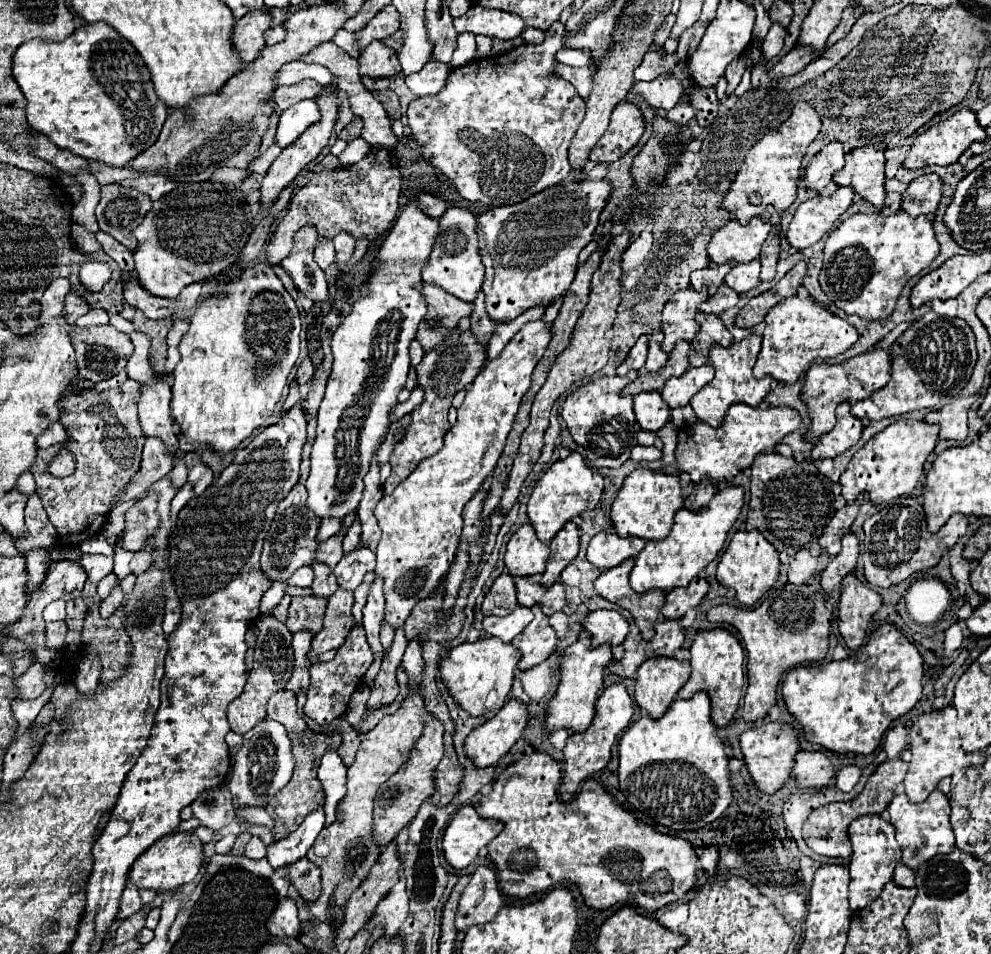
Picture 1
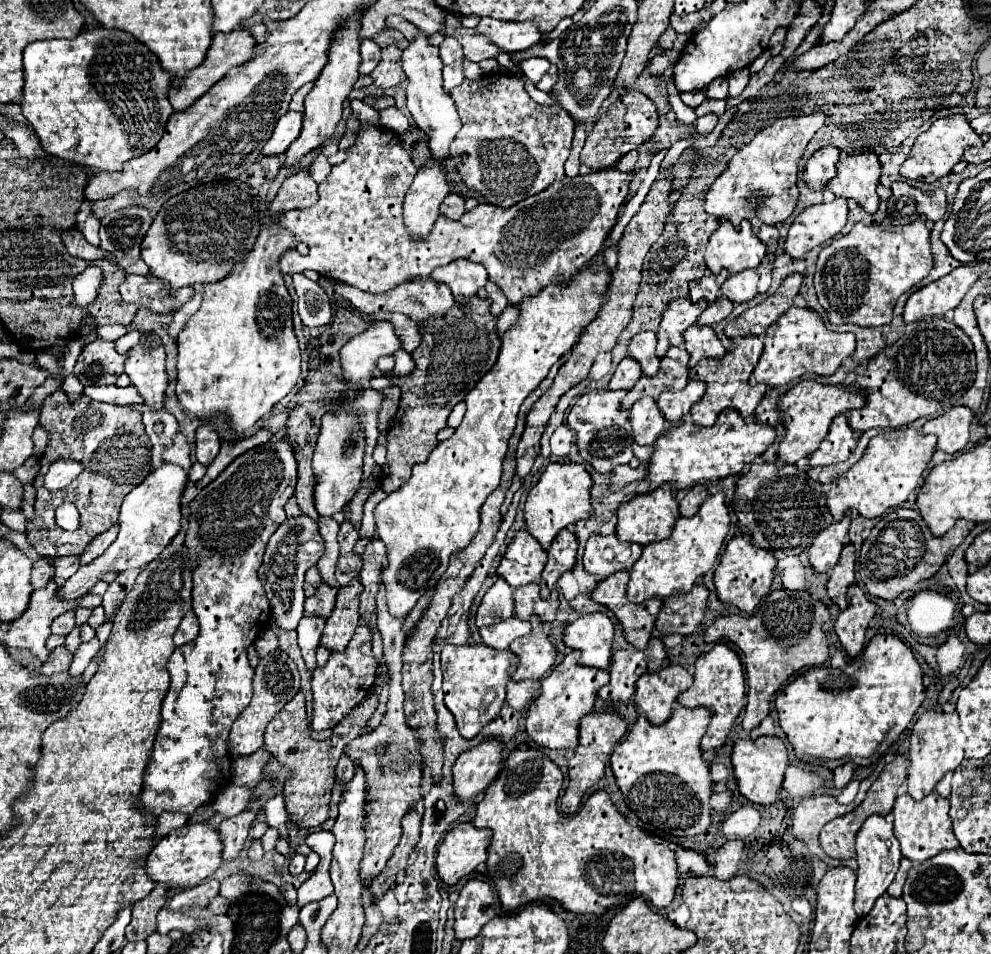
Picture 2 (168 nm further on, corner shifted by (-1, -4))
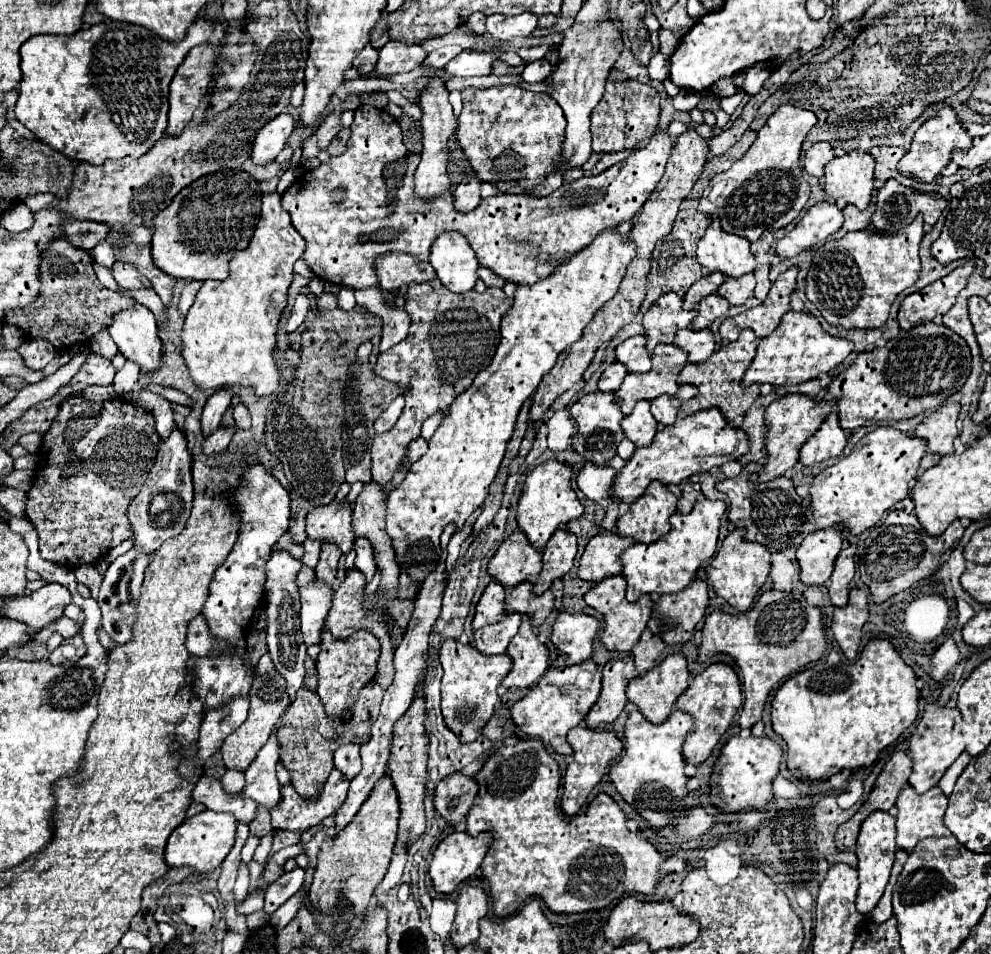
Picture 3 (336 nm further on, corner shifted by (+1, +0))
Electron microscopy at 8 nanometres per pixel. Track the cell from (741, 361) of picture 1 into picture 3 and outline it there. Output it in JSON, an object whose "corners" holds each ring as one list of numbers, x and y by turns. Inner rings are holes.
{"corners":[[746,328,740,332,740,338,736,342,730,342,726,346,722,346,720,350,716,350,706,362,700,364,686,364,682,374,678,376,680,384,694,384,698,388,698,396,686,400,682,404,682,412,684,414,696,414,700,410,708,410,708,408,720,408,722,414,726,416,726,420,734,420,736,416,744,416,750,408,750,404,756,400,756,396,760,394,760,386,754,386,754,392,750,388,742,386,742,376,746,374,750,362,756,356,756,346,758,346,758,338,756,334]]}

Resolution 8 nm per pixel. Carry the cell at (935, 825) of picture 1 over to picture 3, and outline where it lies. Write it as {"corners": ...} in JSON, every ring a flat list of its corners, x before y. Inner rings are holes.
{"corners":[[906,786,896,802,896,830,898,848,912,852,924,838,942,838,952,832,944,826,944,812,948,798,934,786,924,794,916,794,912,786]]}

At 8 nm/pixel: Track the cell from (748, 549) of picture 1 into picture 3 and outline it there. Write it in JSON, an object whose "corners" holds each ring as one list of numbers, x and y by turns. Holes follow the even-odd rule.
{"corners":[[732,530,724,542,718,554,710,560,706,574,716,590,718,596,722,596,730,606,734,606,738,612,746,612,752,608,758,592,762,590,768,574,770,574,770,550,756,542,746,542,742,538,744,530]]}

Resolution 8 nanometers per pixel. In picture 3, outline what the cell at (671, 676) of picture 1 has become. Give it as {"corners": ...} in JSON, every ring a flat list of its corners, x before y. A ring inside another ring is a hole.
{"corners":[[672,654,668,656,666,660,662,660,656,668,648,670,644,676,638,676,634,678,630,684,628,684,628,700,634,702,638,706,638,710,644,714,644,718,652,724,660,724,664,722,672,708,674,708,674,702,676,698,688,688,688,668,686,668,686,658,680,656,680,654]]}

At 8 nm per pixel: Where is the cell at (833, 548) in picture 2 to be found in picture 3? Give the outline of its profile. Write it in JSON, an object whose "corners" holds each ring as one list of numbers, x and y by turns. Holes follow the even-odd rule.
{"corners":[[840,526,810,532,802,540,796,558,800,564,800,580,804,584,822,586,828,582,834,568,834,560,842,550,842,540,844,530]]}

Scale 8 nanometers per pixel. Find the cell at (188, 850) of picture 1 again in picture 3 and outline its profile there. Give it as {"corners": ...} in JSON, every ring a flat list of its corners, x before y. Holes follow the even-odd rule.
{"corners":[[200,812,188,820,184,820,168,838,166,850,164,850,164,860,170,868,190,868,194,872,214,872,226,854,230,852,234,844,234,832,236,832,236,818,232,814,224,812]]}

